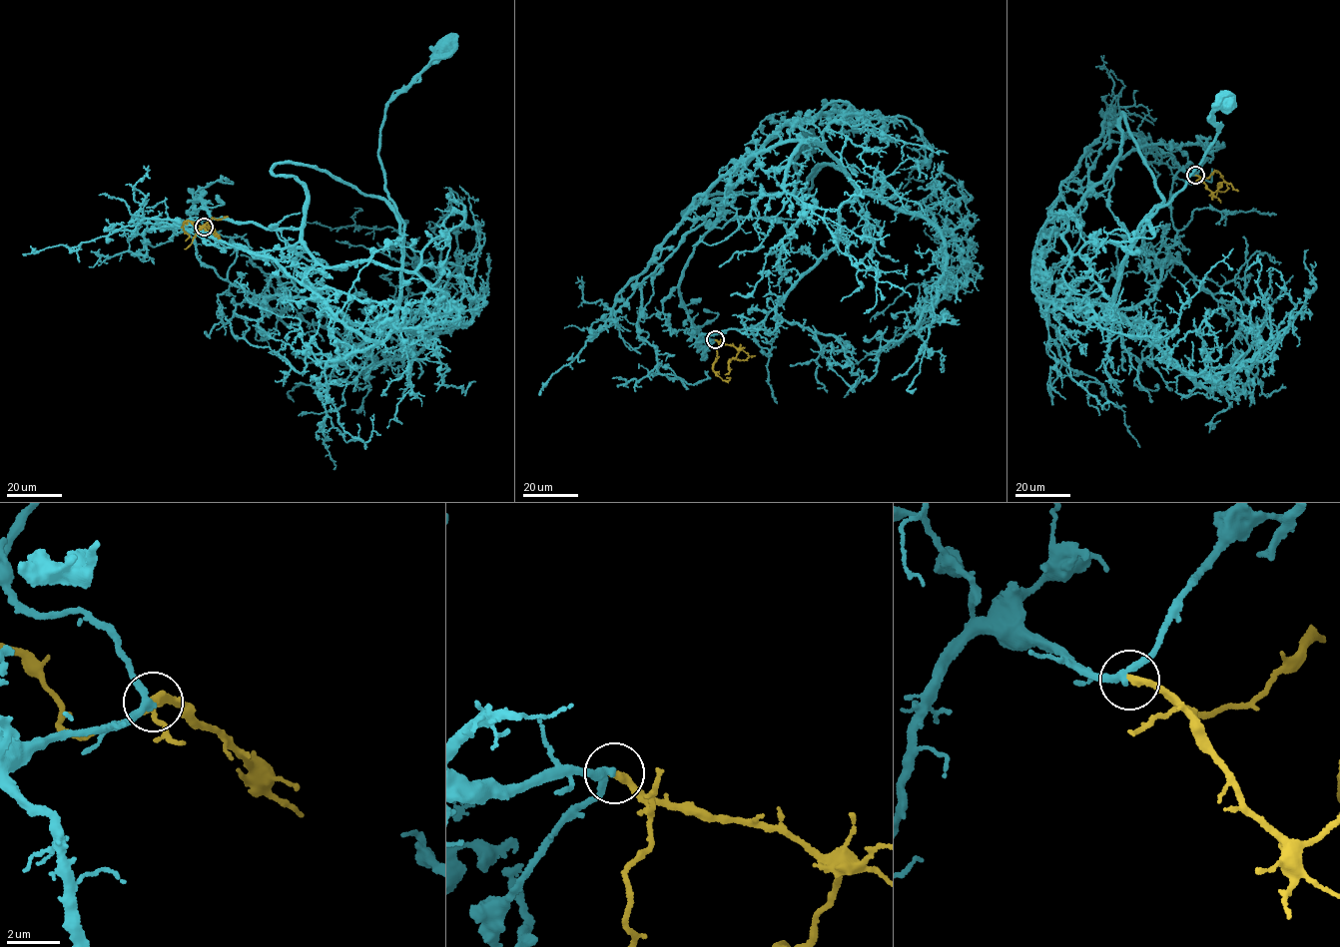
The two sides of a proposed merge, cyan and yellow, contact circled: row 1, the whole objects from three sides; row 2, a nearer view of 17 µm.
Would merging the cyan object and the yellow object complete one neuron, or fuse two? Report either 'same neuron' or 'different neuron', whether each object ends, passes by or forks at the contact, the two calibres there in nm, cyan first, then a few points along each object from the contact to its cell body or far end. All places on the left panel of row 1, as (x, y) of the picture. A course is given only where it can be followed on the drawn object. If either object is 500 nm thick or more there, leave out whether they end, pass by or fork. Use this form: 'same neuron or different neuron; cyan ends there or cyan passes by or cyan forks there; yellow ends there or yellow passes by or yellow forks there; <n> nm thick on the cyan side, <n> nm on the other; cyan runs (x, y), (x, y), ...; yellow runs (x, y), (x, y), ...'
same neuron; cyan passes by; yellow ends there; 260 nm thick on the cyan side, 300 nm on the other; cyan runs (204, 226), (189, 235), (197, 257), (234, 285), (388, 324), (403, 225), (378, 155), (384, 113), (447, 49); yellow runs (204, 226), (214, 233), (205, 224), (184, 248)

